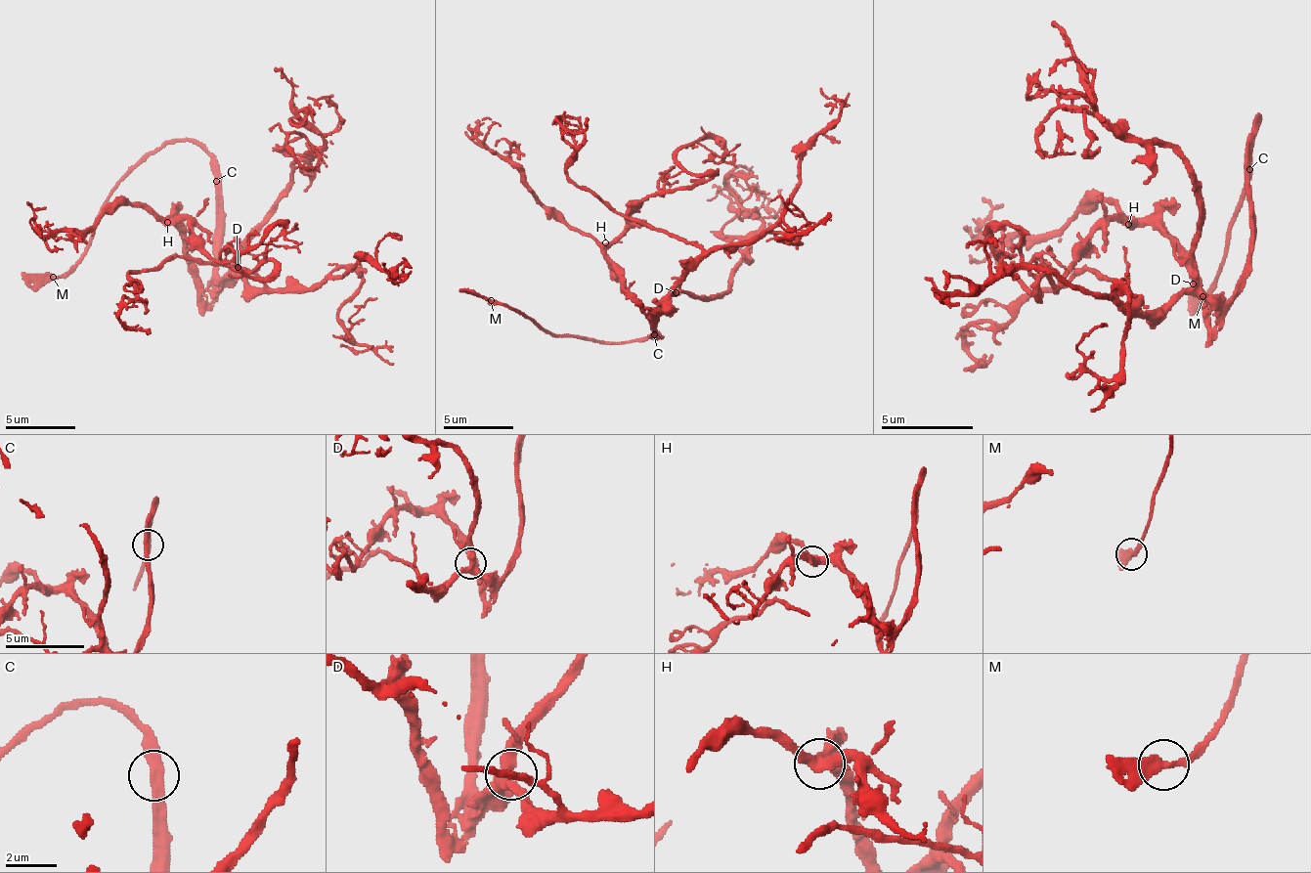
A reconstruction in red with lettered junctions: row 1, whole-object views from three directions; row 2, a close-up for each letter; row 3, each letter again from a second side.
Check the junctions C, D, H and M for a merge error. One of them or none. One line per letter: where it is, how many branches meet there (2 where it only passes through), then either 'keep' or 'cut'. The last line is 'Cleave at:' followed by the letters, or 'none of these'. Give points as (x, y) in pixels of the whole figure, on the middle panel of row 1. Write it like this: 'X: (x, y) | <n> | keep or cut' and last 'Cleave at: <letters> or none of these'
C: (654, 334) | 2 | cut
D: (676, 292) | 3 | keep
H: (605, 242) | 3 | keep
M: (491, 300) | 2 | keep
Cleave at: C

